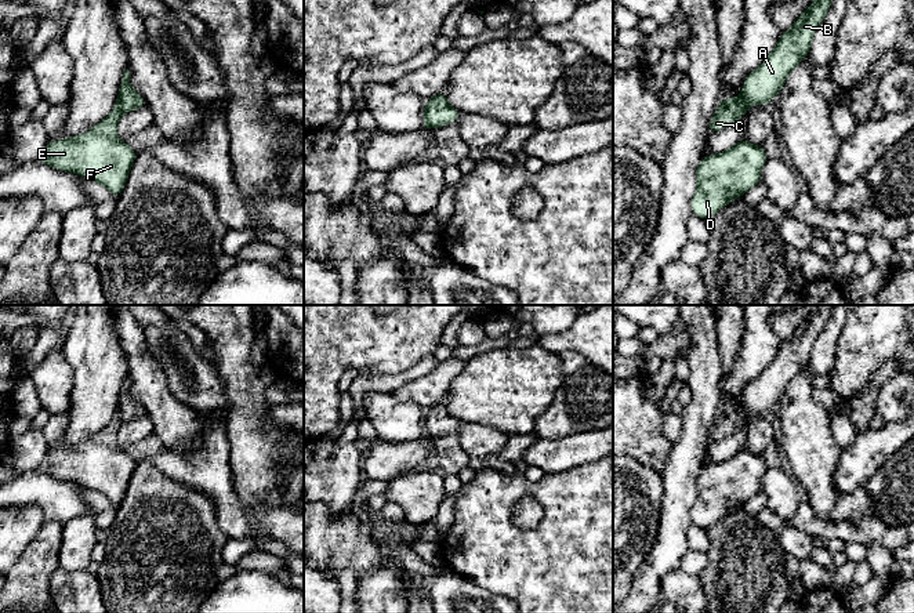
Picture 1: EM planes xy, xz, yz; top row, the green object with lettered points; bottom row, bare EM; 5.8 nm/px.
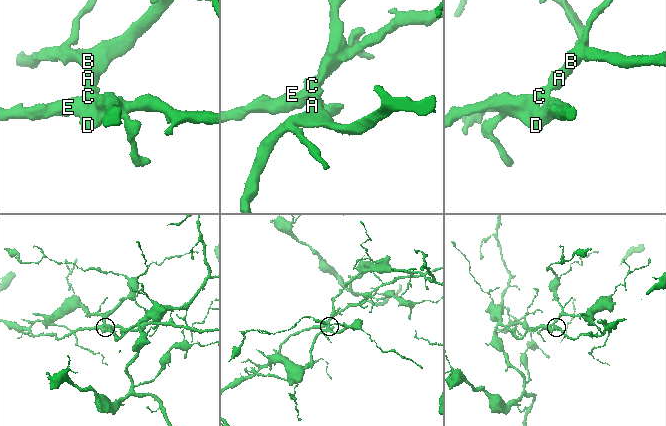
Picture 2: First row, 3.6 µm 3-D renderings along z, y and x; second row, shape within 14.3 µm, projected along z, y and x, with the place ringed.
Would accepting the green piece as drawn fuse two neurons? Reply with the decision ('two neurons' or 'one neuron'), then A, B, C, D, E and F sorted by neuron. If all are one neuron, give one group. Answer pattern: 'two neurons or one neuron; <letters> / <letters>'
two neurons; A B C / D E F

